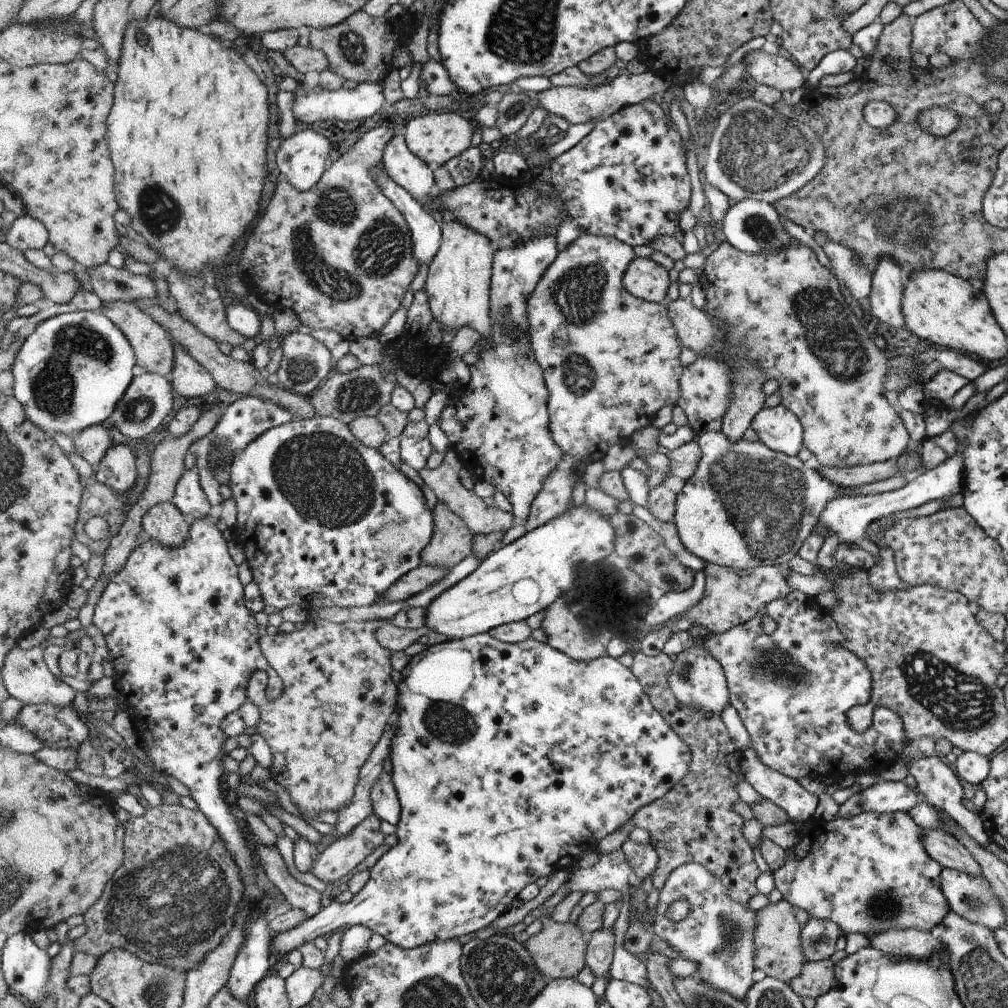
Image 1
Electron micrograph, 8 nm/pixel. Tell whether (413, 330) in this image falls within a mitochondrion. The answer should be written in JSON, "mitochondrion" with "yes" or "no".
{"mitochondrion":"no"}

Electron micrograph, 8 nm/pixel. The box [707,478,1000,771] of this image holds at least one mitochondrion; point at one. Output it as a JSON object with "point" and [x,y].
{"point":[960,701]}

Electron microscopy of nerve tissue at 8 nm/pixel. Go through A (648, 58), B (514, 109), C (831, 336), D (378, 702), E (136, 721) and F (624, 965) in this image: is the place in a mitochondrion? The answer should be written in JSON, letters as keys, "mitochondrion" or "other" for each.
{"A":"other","B":"mitochondrion","C":"mitochondrion","D":"other","E":"other","F":"other"}

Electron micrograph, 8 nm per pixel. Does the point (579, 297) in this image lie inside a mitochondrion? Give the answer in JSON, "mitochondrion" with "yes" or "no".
{"mitochondrion":"yes"}

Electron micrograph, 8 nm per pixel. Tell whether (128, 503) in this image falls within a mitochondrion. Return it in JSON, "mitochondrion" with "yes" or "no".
{"mitochondrion":"no"}

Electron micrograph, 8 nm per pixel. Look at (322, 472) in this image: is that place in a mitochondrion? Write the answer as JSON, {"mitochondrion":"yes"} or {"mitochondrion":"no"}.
{"mitochondrion":"yes"}

